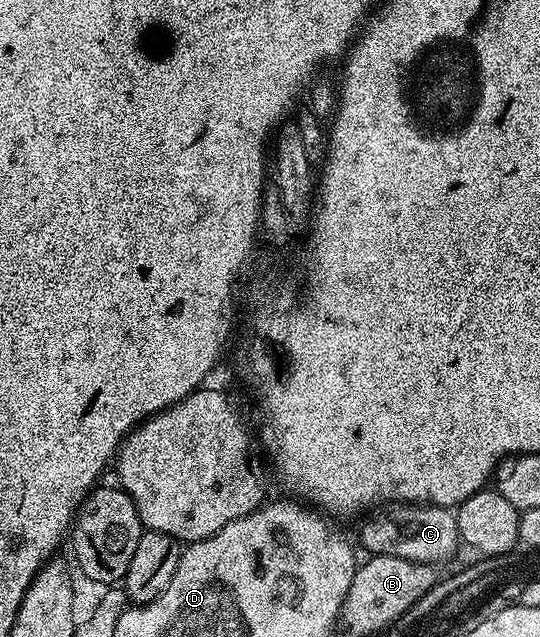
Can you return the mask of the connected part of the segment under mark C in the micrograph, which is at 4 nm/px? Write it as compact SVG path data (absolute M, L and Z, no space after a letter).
M389 500L370 509L365 516L361 522L361 542L369 549L370 555L390 554L412 562L442 564L459 547L457 515L447 506Z

